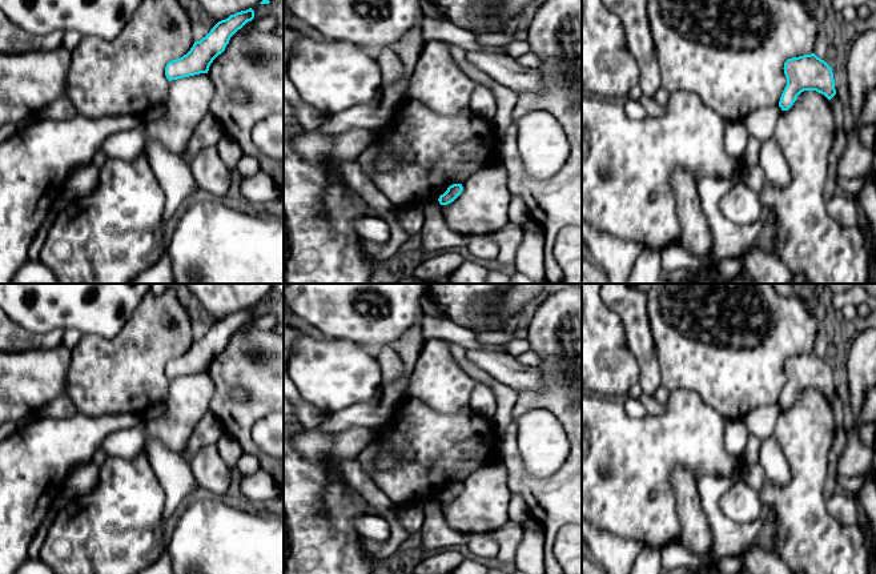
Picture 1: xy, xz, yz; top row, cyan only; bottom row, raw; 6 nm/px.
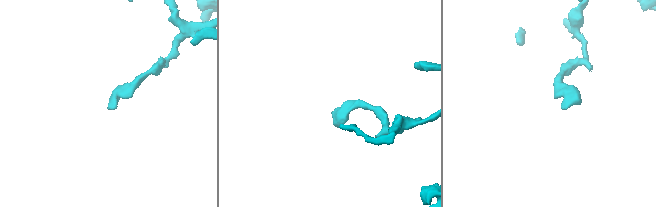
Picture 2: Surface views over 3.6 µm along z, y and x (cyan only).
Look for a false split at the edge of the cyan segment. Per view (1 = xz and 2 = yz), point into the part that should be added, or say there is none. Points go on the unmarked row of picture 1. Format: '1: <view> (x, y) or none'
1: none
2: none

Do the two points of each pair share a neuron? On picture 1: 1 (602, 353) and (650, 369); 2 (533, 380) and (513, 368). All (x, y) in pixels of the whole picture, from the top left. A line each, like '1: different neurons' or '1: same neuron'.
1: different neurons
2: same neuron

